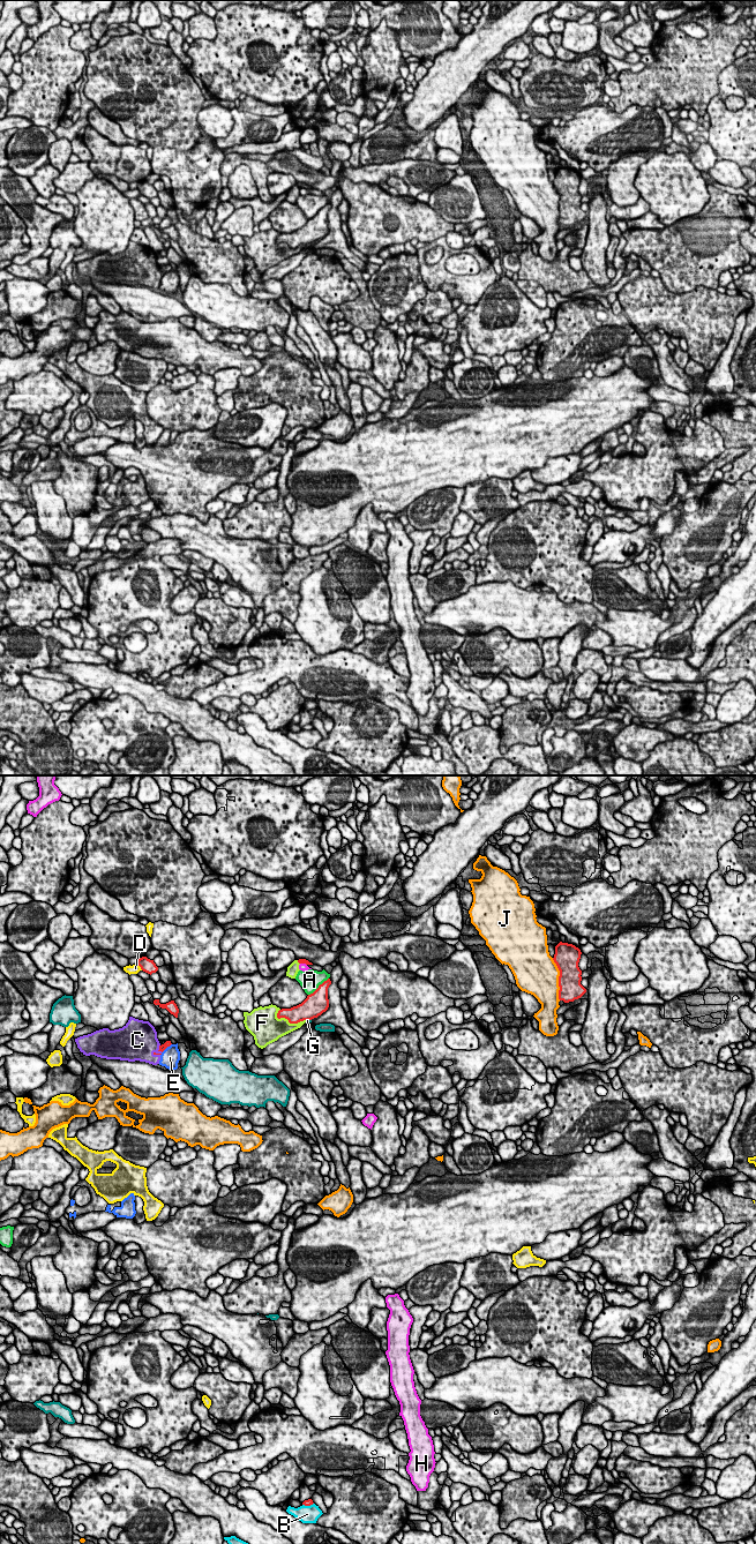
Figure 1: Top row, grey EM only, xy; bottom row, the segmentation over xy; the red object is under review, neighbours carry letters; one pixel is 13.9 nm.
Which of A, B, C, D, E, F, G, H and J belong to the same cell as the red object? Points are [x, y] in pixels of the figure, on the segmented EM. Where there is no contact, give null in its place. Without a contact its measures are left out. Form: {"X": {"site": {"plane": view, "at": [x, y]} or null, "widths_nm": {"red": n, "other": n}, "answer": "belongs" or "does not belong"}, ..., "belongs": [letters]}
{"A": {"site": {"plane": "xy", "at": [319, 987]}, "widths_nm": {"red": 320, "other": 300}, "answer": "does not belong"}, "B": {"site": {"plane": "xy", "at": [307, 1505]}, "widths_nm": {"red": 100, "other": 260}, "answer": "does not belong"}, "C": {"site": {"plane": "xy", "at": [159, 1050]}, "widths_nm": {"red": 30, "other": 380}, "answer": "belongs"}, "D": {"site": {"plane": "xy", "at": [140, 966]}, "widths_nm": {"red": 190, "other": 130}, "answer": "does not belong"}, "E": {"site": {"plane": "xy", "at": [165, 1048]}, "widths_nm": {"red": 90, "other": 280}, "answer": "does not belong"}, "F": {"site": {"plane": "xy", "at": [290, 1022]}, "widths_nm": {"red": 240, "other": 300}, "answer": "does not belong"}, "G": {"site": {"plane": "xy", "at": [309, 1019]}, "widths_nm": {"red": 320, "other": 30}, "answer": "does not belong"}, "H": {"site": {"plane": "xy", "at": [304, 962]}, "widths_nm": {"red": 60, "other": 100}, "answer": "does not belong"}, "J": {"site": {"plane": "xy", "at": [559, 979]}, "widths_nm": {"red": 320, "other": 480}, "answer": "does not belong"}, "belongs": ["C"]}

